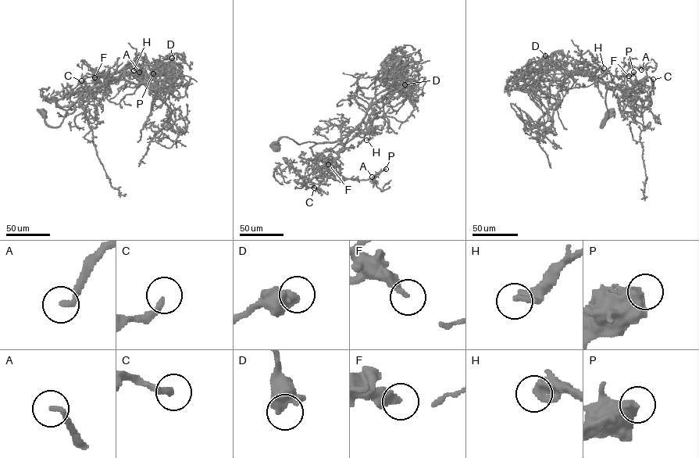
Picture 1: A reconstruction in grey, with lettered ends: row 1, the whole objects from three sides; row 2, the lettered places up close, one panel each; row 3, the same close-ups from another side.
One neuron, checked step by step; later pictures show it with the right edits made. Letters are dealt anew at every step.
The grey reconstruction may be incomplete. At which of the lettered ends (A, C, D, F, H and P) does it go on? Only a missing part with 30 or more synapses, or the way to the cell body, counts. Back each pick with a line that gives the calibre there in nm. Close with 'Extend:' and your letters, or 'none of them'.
A: 220 nm thick
C: 240 nm thick
P: 650 nm thick
Extend: A, C, P

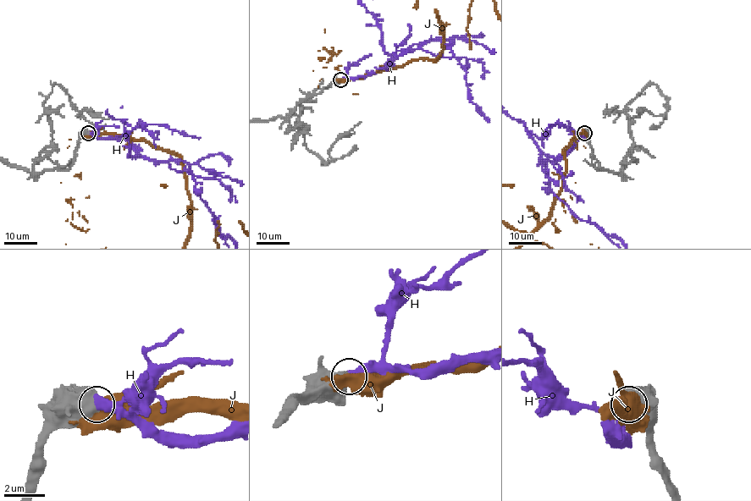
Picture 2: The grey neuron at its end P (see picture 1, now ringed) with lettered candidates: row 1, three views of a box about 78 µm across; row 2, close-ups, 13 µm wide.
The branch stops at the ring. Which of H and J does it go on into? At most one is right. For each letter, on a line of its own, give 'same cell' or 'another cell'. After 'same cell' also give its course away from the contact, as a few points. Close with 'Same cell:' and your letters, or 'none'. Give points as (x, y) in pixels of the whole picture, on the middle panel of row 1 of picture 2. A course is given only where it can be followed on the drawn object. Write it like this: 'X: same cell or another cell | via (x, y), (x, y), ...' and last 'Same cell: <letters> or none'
H: same cell | via (339, 79), (375, 74), (400, 55), (431, 40), (440, 40), (465, 68), (468, 98), (487, 122)
J: another cell
Same cell: H

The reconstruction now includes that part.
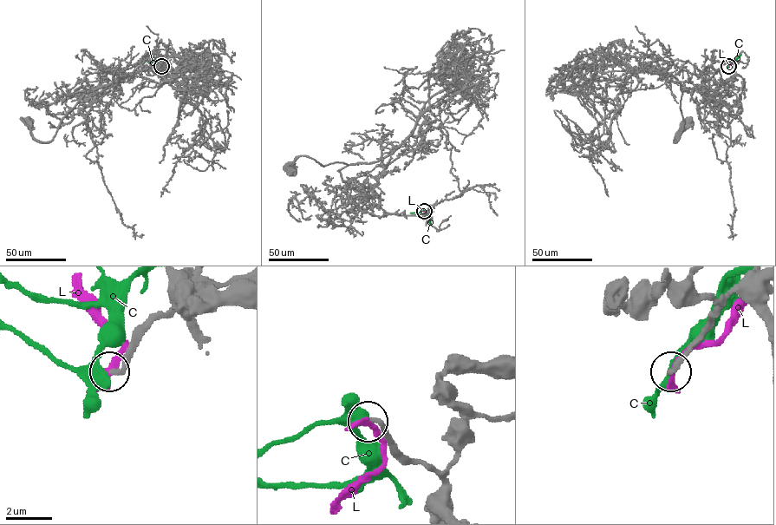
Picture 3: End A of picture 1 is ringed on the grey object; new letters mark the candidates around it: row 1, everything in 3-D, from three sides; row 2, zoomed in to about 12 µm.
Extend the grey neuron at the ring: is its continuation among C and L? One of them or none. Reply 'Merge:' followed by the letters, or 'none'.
Merge: none

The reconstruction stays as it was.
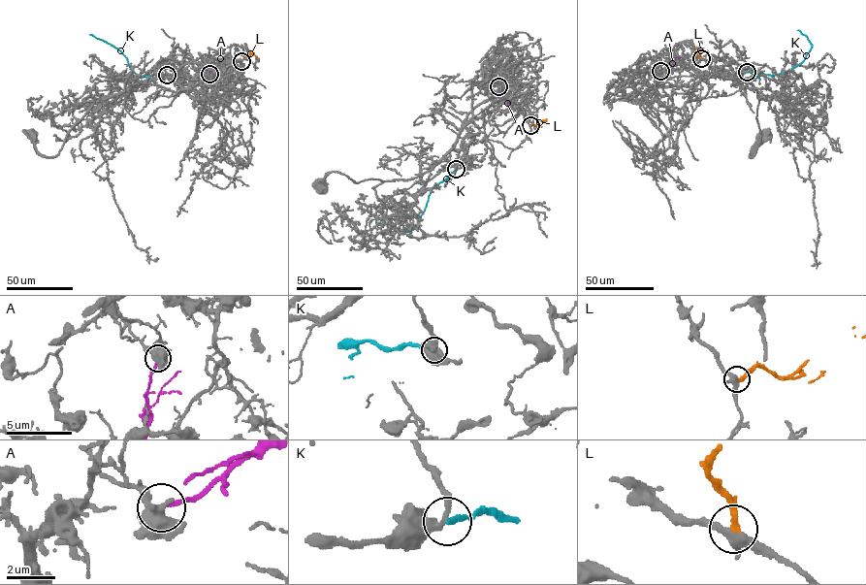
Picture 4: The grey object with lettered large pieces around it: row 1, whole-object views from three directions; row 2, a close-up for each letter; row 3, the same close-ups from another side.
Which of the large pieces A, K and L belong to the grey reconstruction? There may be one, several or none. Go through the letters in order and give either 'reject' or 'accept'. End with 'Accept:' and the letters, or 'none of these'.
A: reject
K: reject
L: accept
Accept: L

